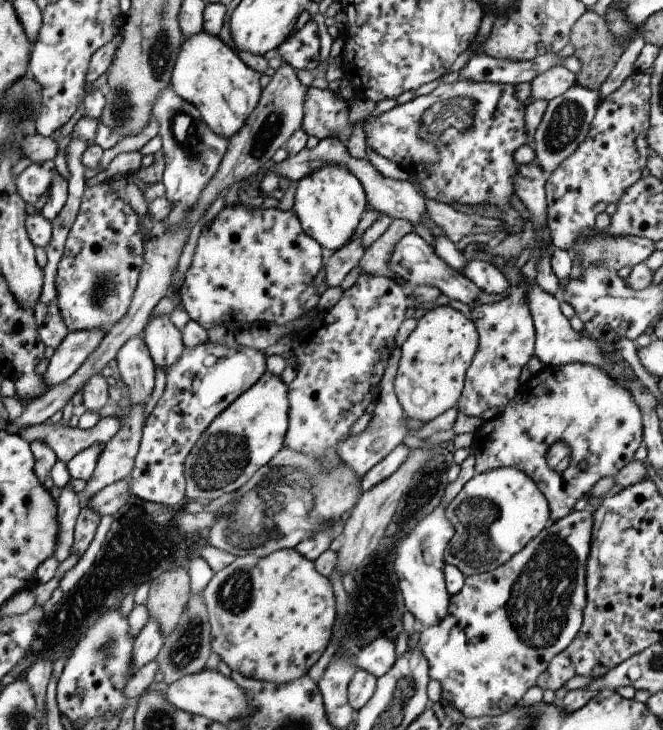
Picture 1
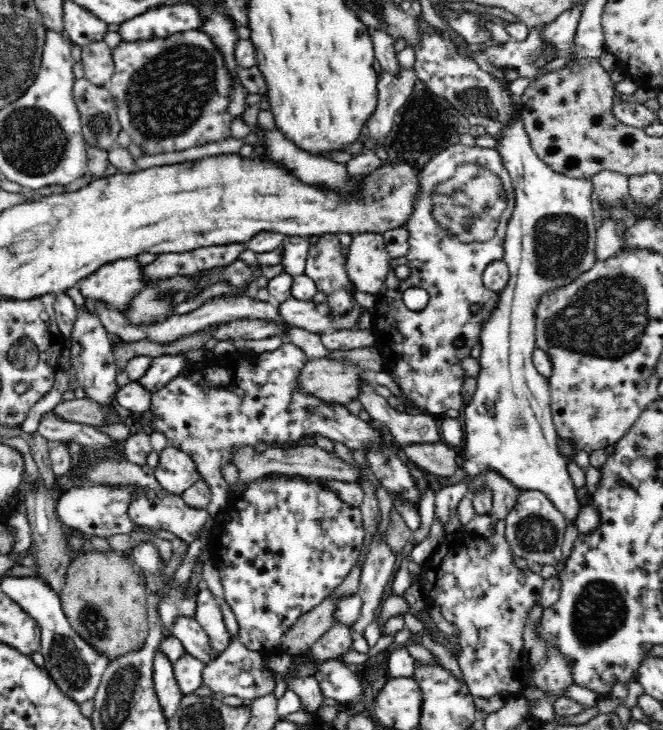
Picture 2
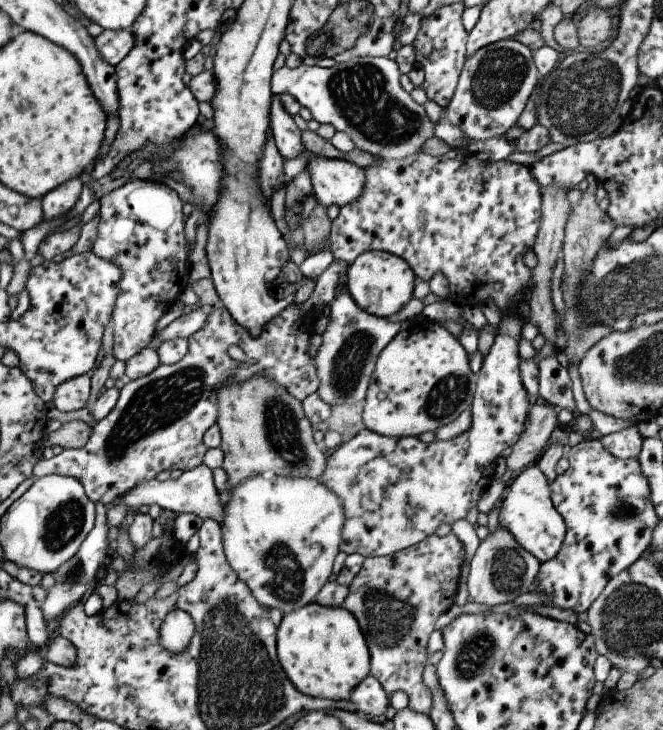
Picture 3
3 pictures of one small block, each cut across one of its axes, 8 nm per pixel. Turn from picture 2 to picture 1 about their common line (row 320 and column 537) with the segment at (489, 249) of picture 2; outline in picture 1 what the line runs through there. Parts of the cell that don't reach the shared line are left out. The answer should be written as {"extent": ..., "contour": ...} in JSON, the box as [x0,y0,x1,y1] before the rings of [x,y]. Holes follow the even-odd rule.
{"extent":[470,361,642,522],"contour":[[[574,361],[558,366],[544,365],[537,373],[522,379],[516,396],[502,412],[497,417],[484,421],[483,425],[476,430],[470,447],[475,458],[477,473],[500,467],[514,467],[529,476],[548,499],[551,522],[553,522],[574,511],[574,504],[580,498],[588,497],[588,492],[600,478],[614,476],[634,460],[634,453],[642,444],[642,440],[641,410],[632,393],[603,368]],[[558,440],[563,440],[571,450],[570,466],[562,474],[552,470],[545,457],[548,448]]]}

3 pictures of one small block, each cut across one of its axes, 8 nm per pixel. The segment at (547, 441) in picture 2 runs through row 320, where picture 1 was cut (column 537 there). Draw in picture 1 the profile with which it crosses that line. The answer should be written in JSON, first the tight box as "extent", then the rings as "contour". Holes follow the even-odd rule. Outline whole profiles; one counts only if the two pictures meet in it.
{"extent":[444,467,551,577],"contour":[[[500,467],[474,475],[445,508],[445,515],[454,526],[455,533],[446,547],[444,560],[448,565],[459,568],[466,577],[495,571],[551,524],[548,499],[529,476],[514,467]]]}

